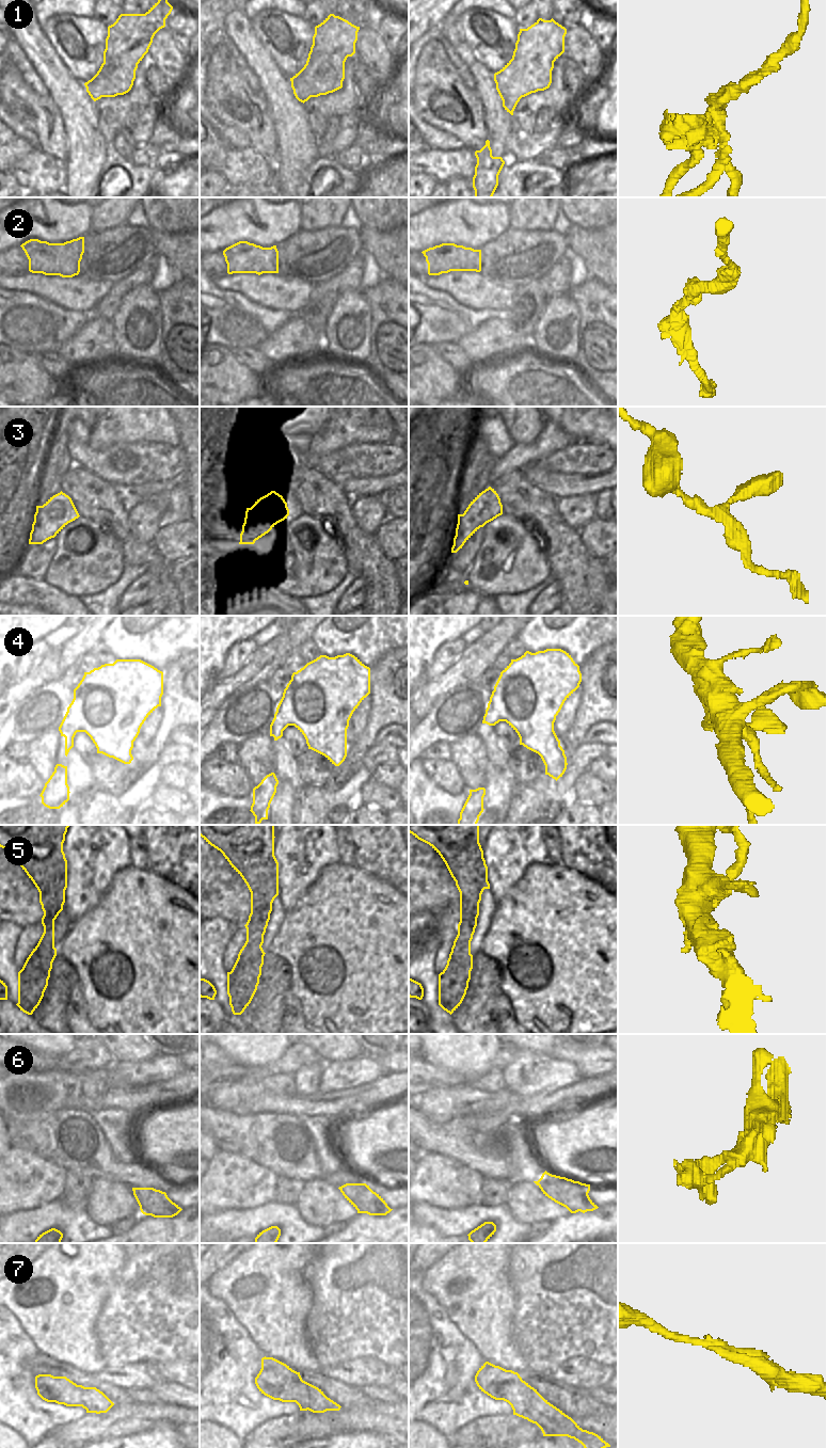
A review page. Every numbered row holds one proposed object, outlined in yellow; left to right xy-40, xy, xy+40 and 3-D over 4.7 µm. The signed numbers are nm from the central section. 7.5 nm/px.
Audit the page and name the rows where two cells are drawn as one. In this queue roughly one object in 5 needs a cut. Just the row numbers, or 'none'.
1, 7

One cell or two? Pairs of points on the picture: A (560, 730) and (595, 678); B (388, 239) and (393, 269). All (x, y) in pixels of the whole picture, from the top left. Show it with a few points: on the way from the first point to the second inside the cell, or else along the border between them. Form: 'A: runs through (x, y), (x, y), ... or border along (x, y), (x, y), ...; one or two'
A: border along (579, 687), (581, 700), (573, 724), (570, 727); two
B: runs through (388, 247), (393, 251), (393, 261); one

